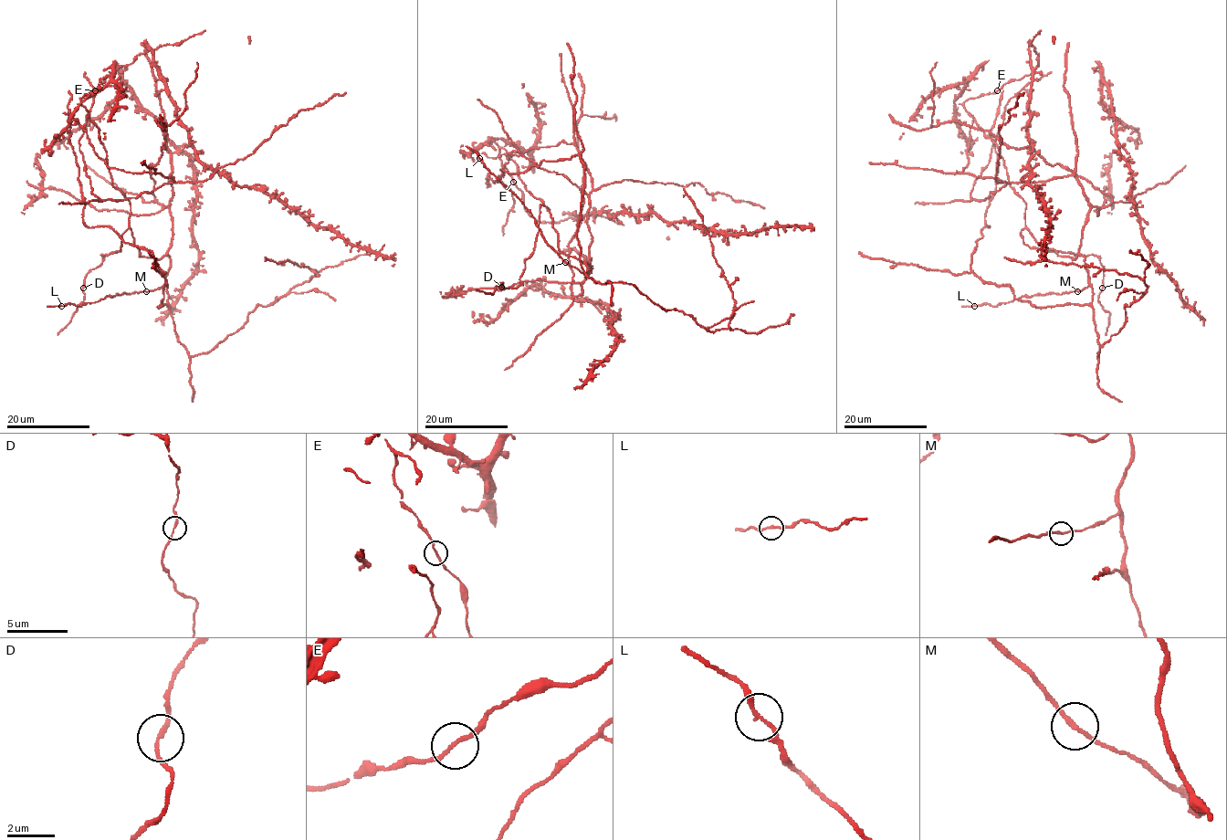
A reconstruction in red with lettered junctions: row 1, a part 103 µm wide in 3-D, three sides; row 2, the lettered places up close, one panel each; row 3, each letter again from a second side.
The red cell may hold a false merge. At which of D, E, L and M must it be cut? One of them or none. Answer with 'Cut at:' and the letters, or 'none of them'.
Cut at: none of them

